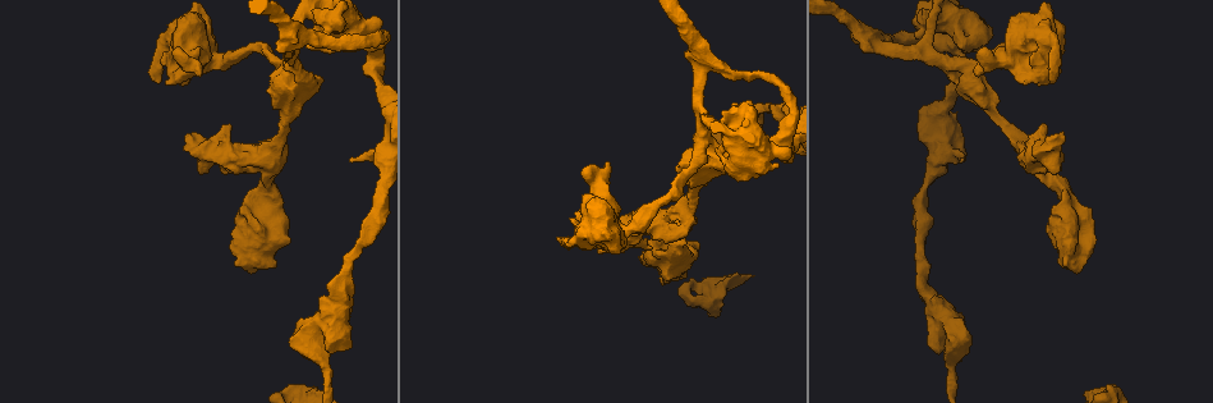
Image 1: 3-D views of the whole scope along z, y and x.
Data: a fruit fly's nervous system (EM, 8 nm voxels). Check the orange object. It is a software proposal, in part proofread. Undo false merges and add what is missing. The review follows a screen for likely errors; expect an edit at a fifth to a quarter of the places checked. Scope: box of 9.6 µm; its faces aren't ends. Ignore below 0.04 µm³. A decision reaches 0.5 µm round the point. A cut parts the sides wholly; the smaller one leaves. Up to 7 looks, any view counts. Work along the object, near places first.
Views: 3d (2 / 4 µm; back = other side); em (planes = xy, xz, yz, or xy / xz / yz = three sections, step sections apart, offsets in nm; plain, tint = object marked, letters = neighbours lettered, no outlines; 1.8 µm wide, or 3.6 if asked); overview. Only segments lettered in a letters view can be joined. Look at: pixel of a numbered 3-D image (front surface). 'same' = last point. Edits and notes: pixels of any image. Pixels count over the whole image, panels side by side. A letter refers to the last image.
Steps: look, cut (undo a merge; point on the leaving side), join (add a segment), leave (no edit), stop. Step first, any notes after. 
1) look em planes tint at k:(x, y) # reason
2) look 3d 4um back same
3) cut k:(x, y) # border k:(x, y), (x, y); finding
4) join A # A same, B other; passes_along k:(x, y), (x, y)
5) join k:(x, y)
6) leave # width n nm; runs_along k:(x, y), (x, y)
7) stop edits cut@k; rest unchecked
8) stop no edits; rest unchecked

look em planes letters at 1:(714, 126) # sharp bend

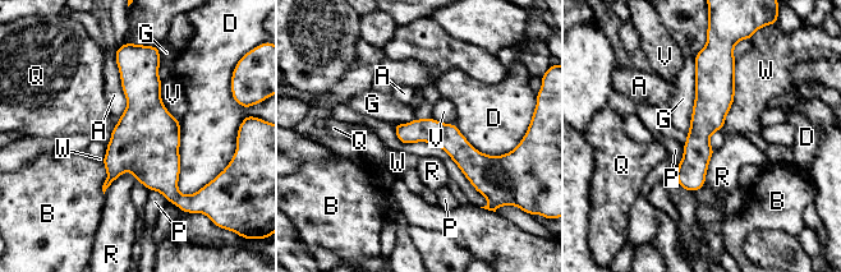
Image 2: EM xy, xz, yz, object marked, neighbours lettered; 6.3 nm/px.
leave # A other, B other, D other, G other, P other, Q other, R other, V other, W other; runs_along 2:(699, 61), (706, 119), (690, 188); all the same cell

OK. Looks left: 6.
look em 3.6um xz step 4 tint at 1:(696, 165) # abrupt turn

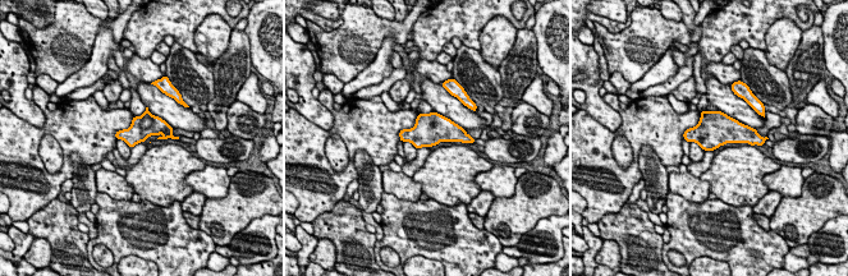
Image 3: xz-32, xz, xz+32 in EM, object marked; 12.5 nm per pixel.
look em 3.6um planes letters same # another direction

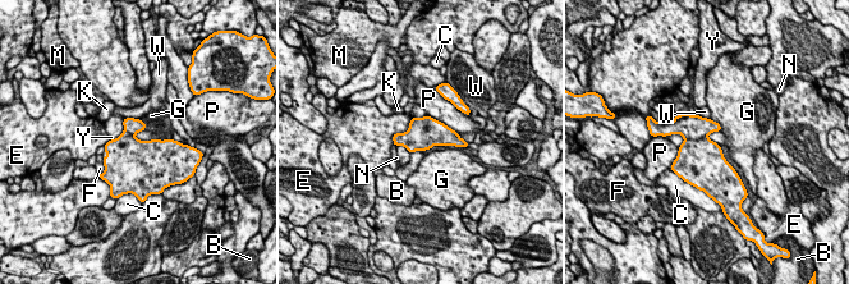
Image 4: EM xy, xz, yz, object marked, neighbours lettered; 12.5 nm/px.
leave # B other, C other, E other, F other, G other, K other, M other, N other, P other, W other, Y other; one cell here

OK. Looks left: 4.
look 3d 4um at 1:(1045, 153) # abrupt turn

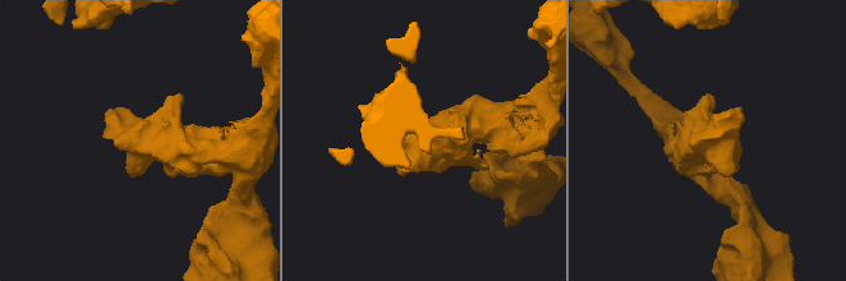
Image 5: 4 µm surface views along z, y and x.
look em 3.6um xy step 16 tint at 5:(709, 143)

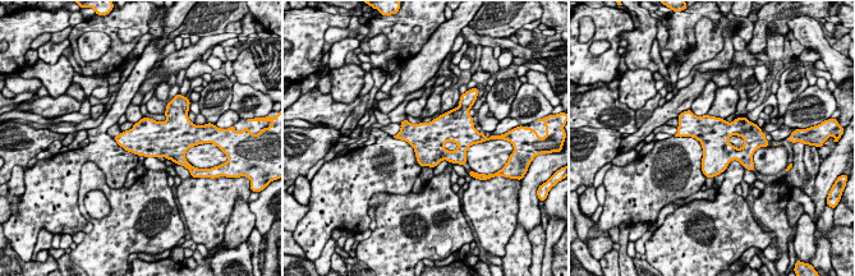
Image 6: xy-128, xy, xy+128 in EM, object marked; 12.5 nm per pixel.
look em 3.6um planes letters same

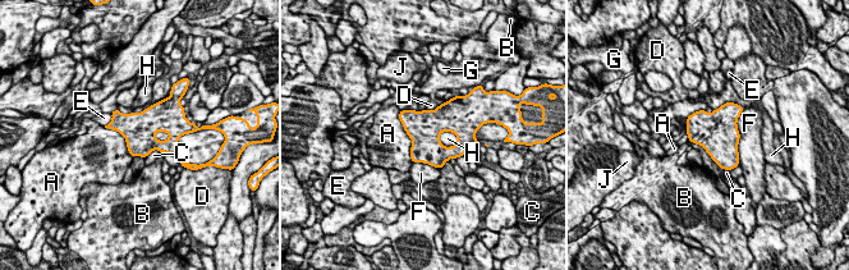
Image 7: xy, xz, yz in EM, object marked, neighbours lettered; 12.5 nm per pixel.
leave # A other, B other, C other, D other, E other, F other, G other, H other, J other; border 7:(400, 110), (412, 163); one cell here

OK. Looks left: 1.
stop no edits; rest unchecked

